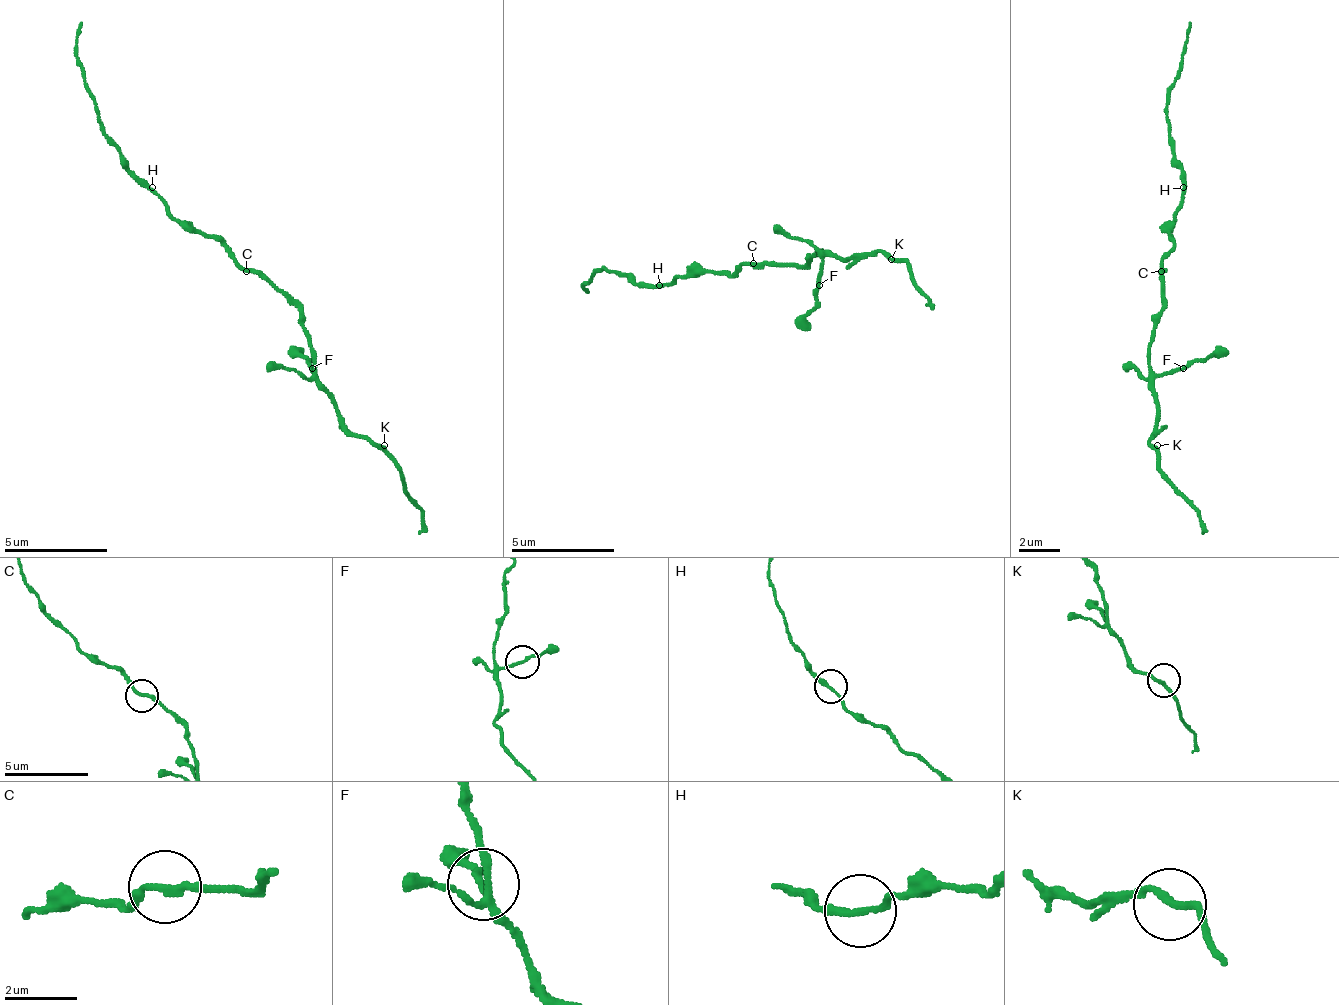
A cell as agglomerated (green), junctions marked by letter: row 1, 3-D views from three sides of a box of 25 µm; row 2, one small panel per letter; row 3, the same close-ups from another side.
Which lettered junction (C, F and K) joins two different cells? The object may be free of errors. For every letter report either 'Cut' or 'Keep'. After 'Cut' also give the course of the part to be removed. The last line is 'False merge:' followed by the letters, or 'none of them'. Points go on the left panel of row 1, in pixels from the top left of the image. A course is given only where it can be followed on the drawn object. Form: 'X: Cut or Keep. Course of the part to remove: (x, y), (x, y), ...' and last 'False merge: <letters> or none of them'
C: Keep
F: Keep
K: Keep
False merge: none of them

